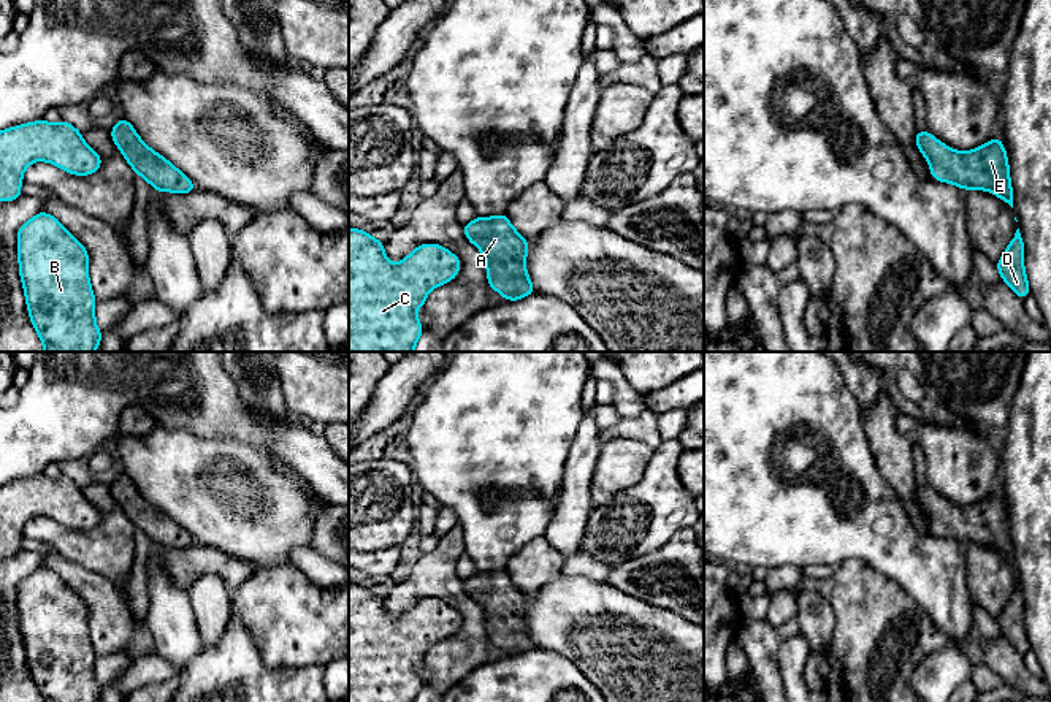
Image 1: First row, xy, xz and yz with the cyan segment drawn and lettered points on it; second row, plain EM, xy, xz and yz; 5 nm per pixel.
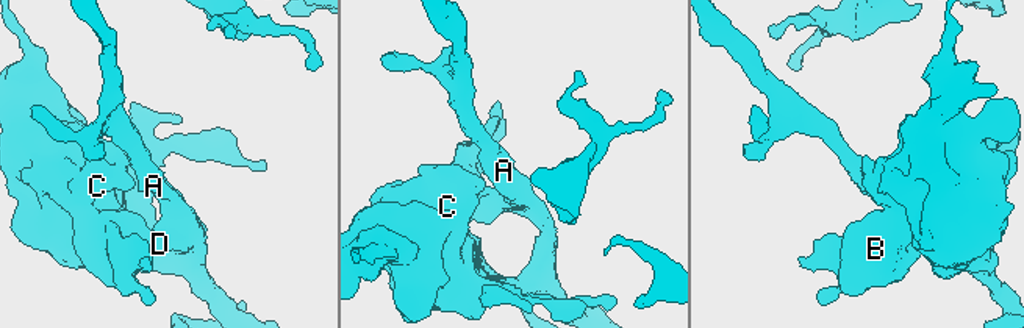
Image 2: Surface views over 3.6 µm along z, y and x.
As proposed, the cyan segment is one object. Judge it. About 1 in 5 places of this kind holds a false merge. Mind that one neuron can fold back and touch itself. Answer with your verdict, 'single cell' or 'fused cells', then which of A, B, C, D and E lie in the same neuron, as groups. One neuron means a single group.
single cell; groups A B C D E

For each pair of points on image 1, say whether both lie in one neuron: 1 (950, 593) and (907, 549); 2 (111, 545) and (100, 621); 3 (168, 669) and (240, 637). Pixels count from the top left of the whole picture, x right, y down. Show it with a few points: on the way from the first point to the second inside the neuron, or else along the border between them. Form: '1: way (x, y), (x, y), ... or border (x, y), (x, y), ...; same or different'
1: way (939, 582), (917, 560); same
2: border (73, 561), (102, 574), (127, 604); different
3: border (184, 669), (179, 679); different

